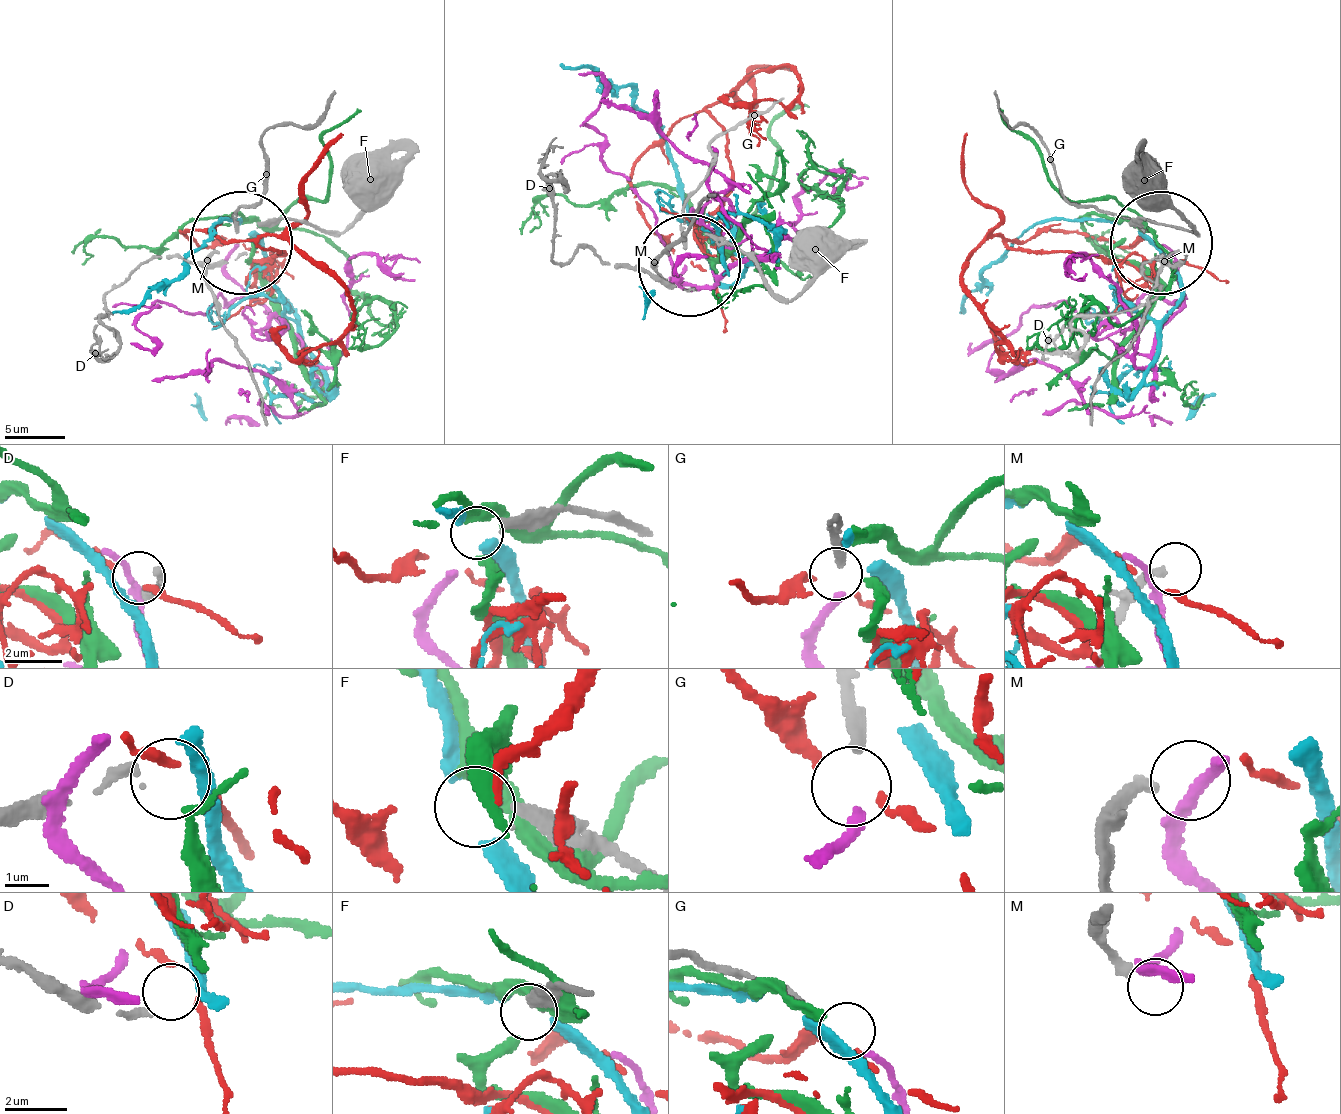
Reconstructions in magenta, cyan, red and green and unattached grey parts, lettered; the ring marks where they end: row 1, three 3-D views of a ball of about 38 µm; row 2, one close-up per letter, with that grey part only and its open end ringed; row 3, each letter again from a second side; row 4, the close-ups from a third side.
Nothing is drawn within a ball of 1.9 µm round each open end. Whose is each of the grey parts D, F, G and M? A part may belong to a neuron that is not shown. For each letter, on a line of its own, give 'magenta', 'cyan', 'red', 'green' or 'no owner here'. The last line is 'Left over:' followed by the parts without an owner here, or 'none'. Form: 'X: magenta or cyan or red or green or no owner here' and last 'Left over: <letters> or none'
D: no owner here
F: cyan
G: magenta
M: no owner here
Left over: D, M

